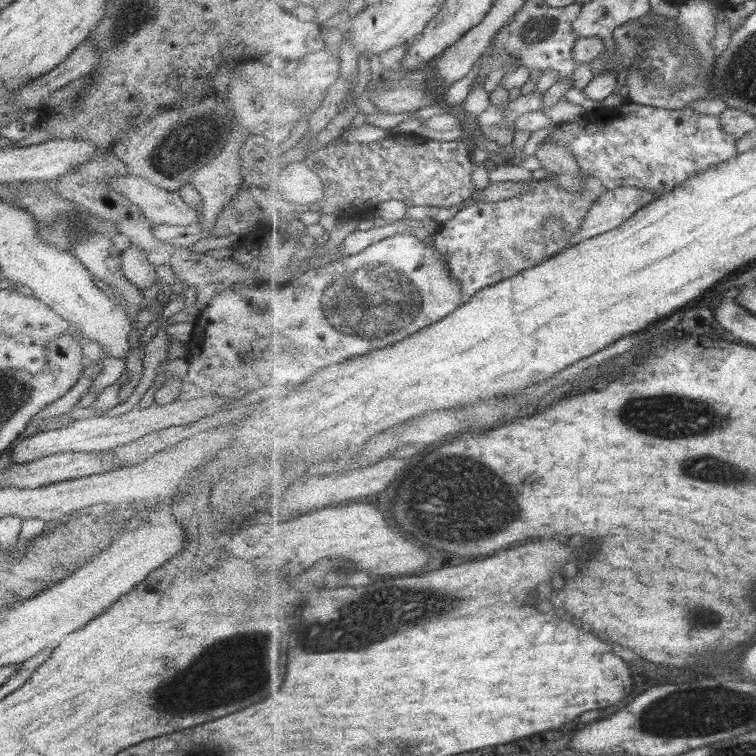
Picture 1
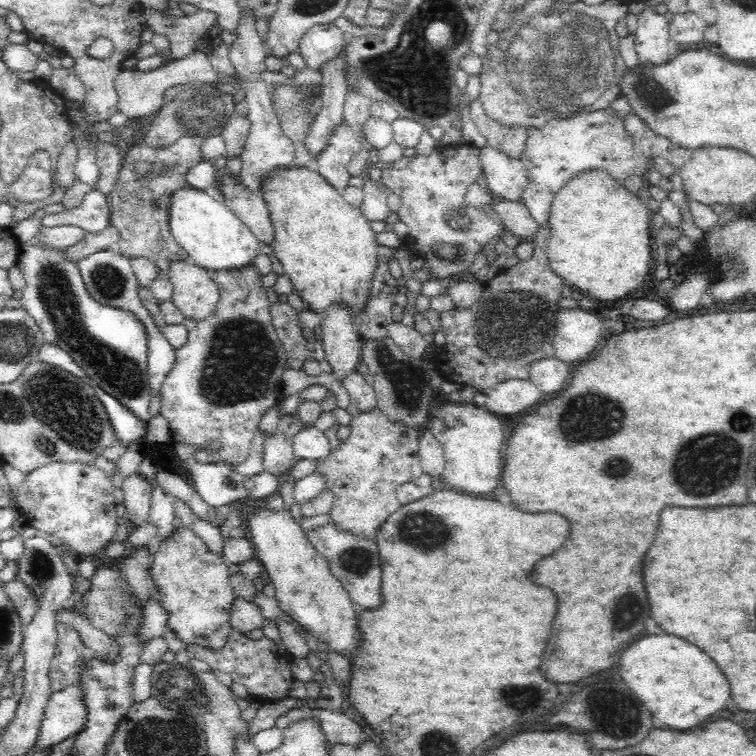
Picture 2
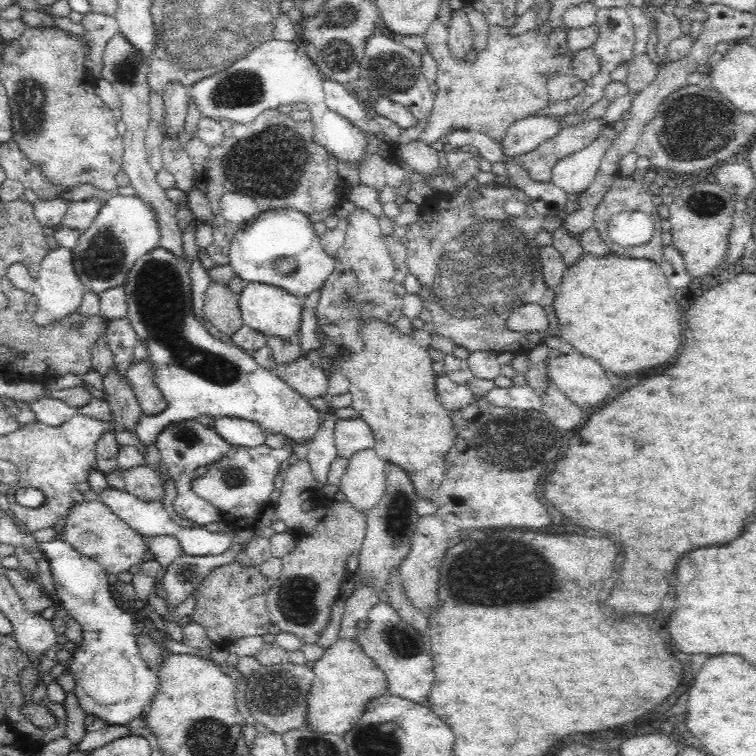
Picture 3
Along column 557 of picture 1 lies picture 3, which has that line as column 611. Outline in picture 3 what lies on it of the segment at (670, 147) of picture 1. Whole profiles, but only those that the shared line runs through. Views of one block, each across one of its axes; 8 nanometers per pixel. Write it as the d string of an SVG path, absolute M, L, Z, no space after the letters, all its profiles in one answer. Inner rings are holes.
M612 124L606 125L592 144L561 158L554 165L551 183L568 194L584 192L592 184L601 158L618 134L619 132L612 127Z

